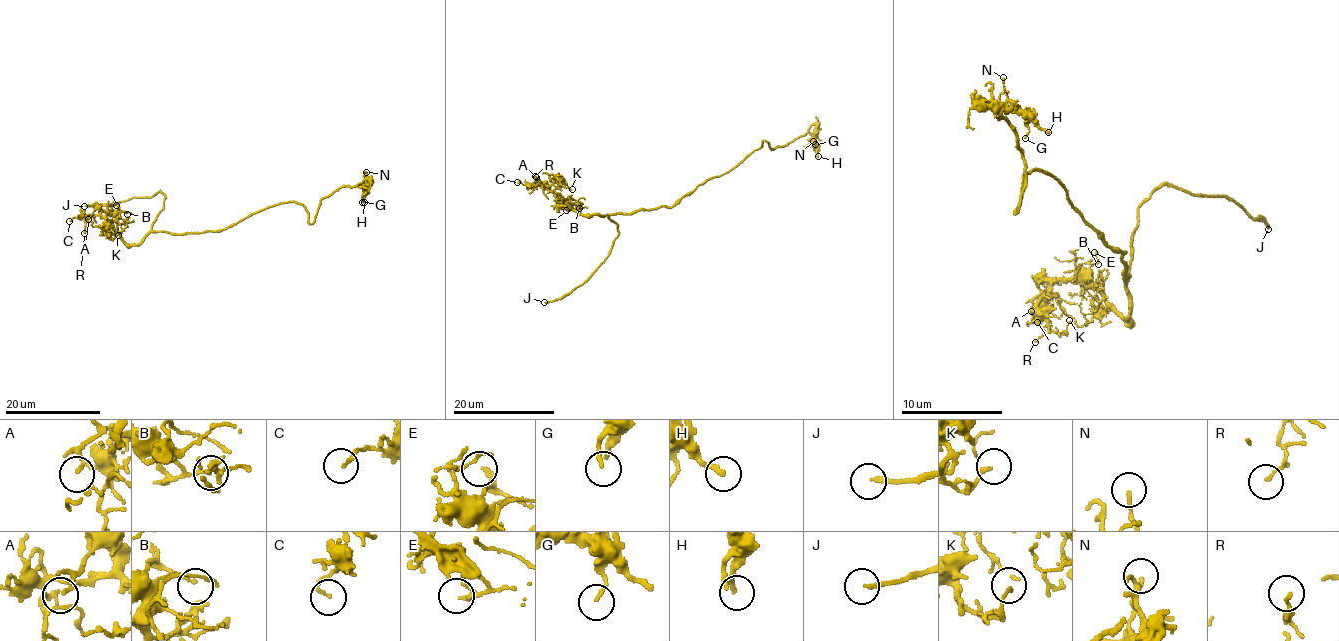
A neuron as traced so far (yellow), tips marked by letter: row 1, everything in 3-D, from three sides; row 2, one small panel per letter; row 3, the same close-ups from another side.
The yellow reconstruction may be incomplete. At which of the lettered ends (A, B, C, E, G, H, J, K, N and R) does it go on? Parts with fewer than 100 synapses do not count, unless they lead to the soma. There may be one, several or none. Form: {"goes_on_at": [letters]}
{"goes_on_at": ["J"]}

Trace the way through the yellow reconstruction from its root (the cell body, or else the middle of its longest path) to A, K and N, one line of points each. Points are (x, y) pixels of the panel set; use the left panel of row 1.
A: (230, 226), (201, 233), (150, 232), (138, 244), (127, 244), (116, 222), (108, 214), (96, 209), (88, 219)
K: (230, 226), (150, 232), (138, 244), (124, 244), (117, 233), (101, 235), (107, 219), (107, 235), (118, 235)
N: (230, 226), (262, 209), (296, 202), (311, 224), (324, 198), (341, 187), (366, 183), (366, 172)

